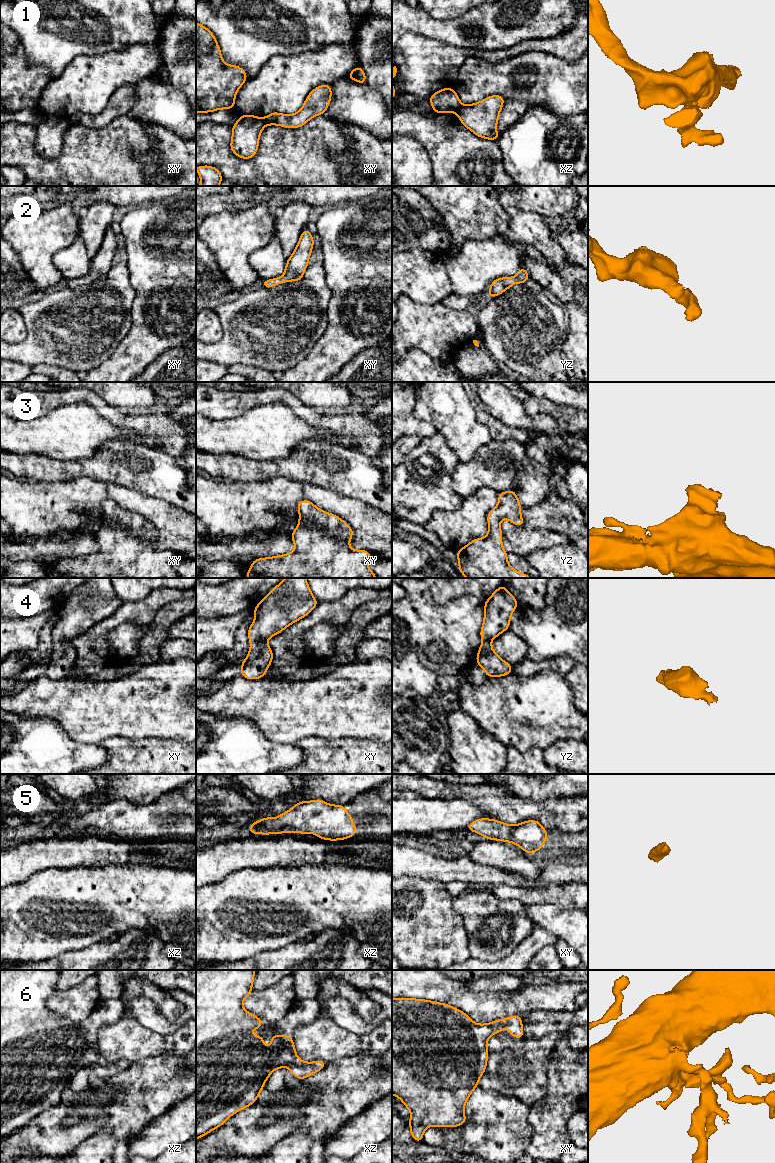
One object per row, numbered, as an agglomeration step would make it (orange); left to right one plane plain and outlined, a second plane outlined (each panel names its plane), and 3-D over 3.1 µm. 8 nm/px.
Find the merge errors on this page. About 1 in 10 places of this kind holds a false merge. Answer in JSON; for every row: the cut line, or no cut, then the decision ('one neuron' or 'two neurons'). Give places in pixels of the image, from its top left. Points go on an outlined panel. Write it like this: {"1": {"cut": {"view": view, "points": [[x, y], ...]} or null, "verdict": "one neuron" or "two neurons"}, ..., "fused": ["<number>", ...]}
{"1": {"cut": {"view": "xy", "points": [[262, 118], [266, 124]]}, "verdict": "two neurons"}, "2": {"cut": null, "verdict": "one neuron"}, "3": {"cut": null, "verdict": "one neuron"}, "4": {"cut": null, "verdict": "one neuron"}, "5": {"cut": null, "verdict": "one neuron"}, "6": {"cut": null, "verdict": "one neuron"}, "fused": ["1"]}

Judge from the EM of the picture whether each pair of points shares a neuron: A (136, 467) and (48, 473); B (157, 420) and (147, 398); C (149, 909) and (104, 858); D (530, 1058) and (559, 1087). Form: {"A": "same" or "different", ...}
{"A": "same", "B": "different", "C": "different", "D": "different"}

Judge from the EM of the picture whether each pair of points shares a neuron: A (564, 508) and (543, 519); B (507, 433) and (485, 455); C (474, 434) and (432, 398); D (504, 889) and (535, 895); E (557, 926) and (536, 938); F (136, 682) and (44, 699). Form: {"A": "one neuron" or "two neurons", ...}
{"A": "one neuron", "B": "two neurons", "C": "one neuron", "D": "one neuron", "E": "two neurons", "F": "one neuron"}

